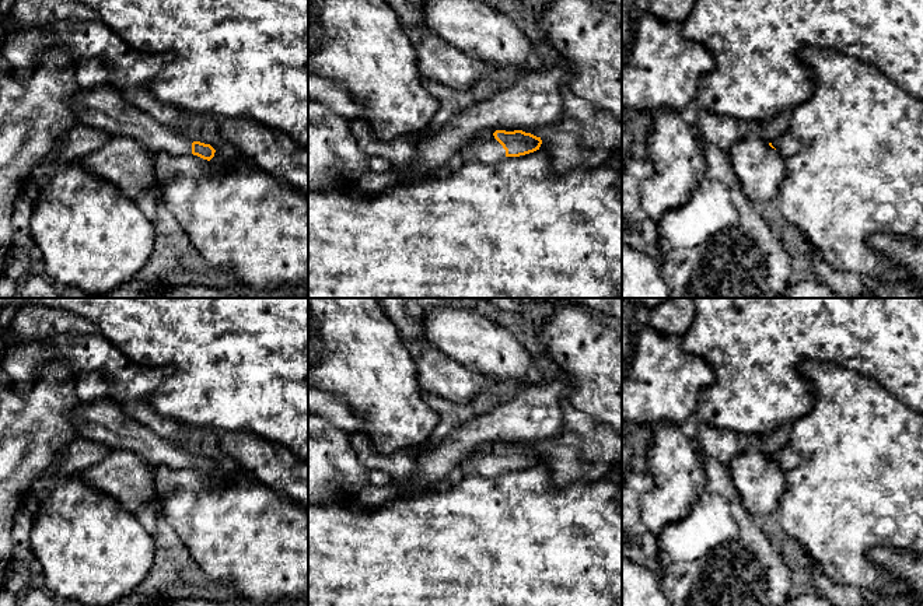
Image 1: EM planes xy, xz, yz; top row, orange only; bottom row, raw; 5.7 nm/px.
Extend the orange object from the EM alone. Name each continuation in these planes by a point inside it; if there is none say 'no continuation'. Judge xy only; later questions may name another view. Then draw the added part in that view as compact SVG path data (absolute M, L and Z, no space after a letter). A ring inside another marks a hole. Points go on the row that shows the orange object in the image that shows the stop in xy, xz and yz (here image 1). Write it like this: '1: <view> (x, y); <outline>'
1: xy (102, 107); M111 85L88 91L80 88L67 105L78 123L105 130L109 136L133 137L153 153L192 154L192 141L188 137L126 104Z

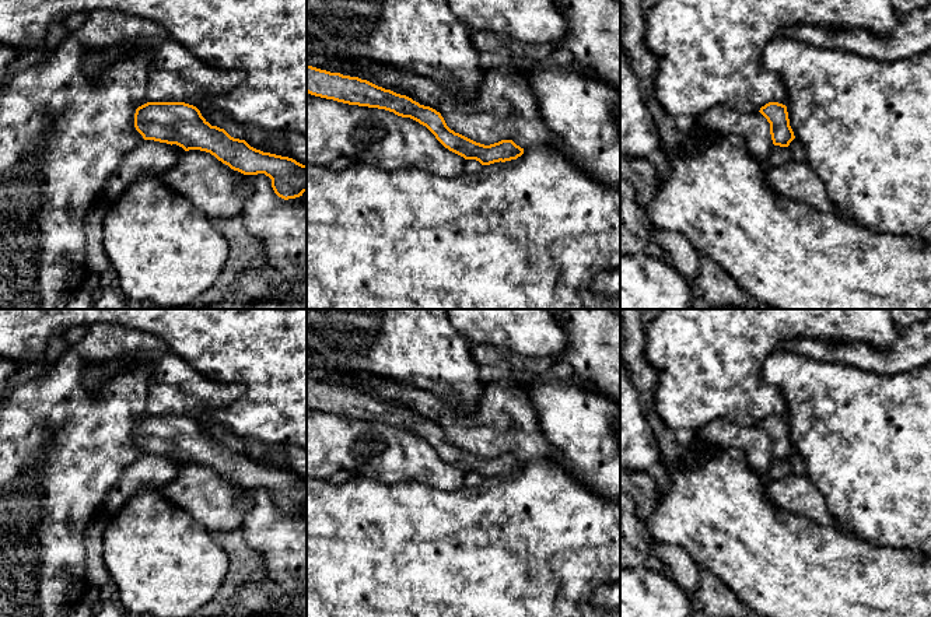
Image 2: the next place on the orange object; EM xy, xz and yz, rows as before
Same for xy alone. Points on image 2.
no continuation

